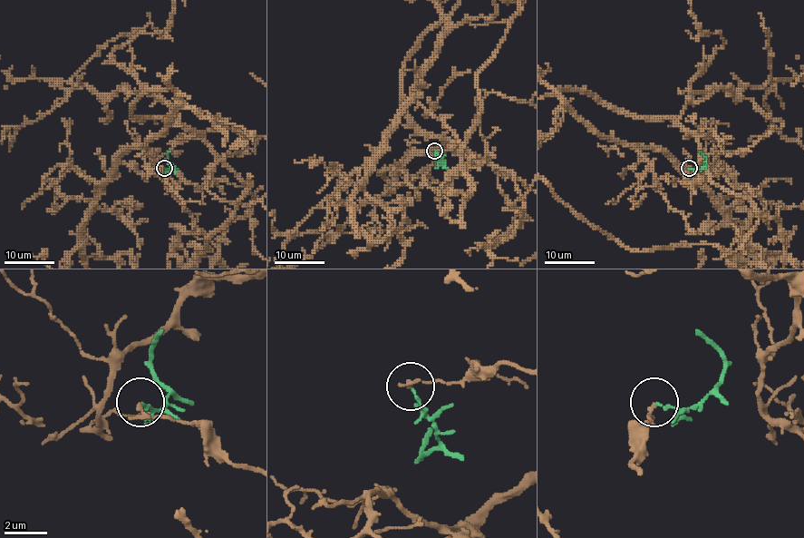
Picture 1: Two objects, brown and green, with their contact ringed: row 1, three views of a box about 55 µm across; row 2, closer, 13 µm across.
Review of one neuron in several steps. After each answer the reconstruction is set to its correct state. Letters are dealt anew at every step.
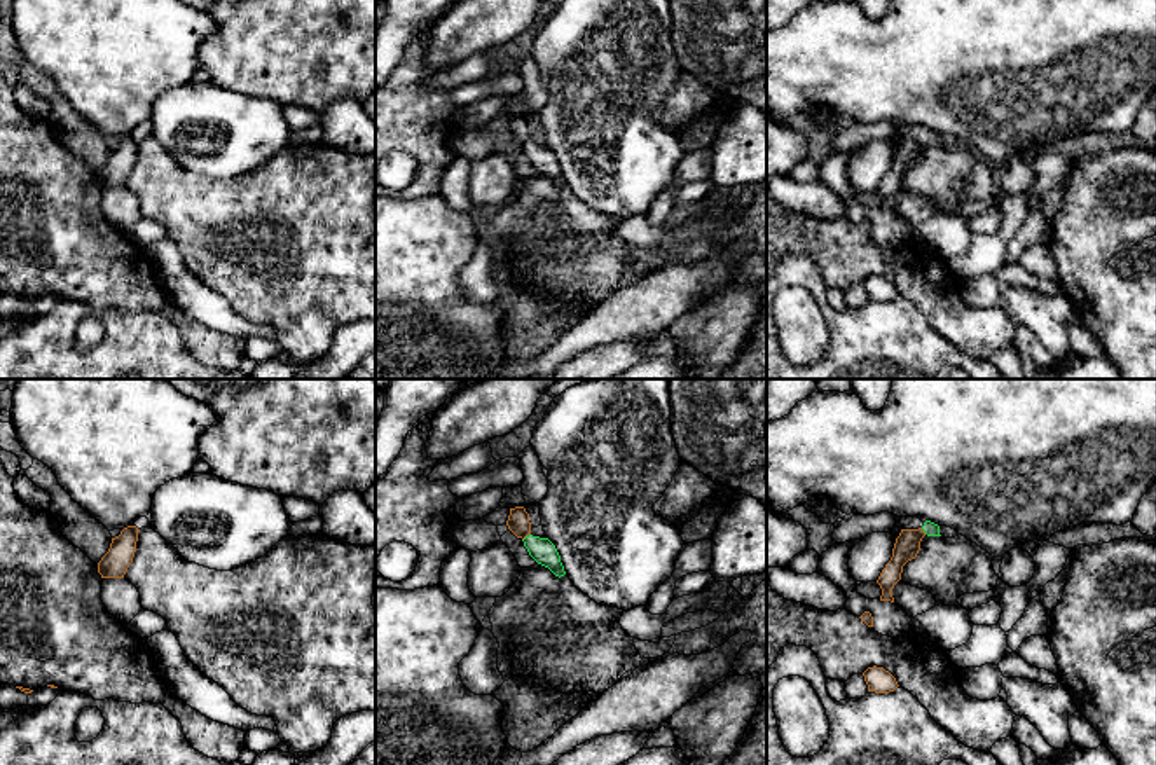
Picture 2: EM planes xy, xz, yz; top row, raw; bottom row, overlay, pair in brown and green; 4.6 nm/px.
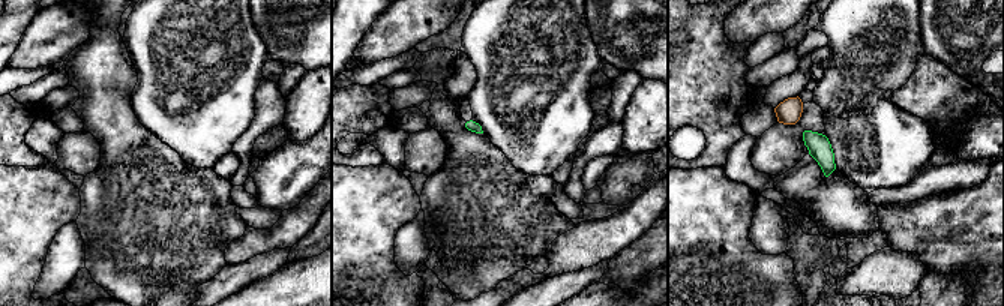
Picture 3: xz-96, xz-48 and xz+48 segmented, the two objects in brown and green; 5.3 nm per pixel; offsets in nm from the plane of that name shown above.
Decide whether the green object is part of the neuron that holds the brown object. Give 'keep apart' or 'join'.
keep apart

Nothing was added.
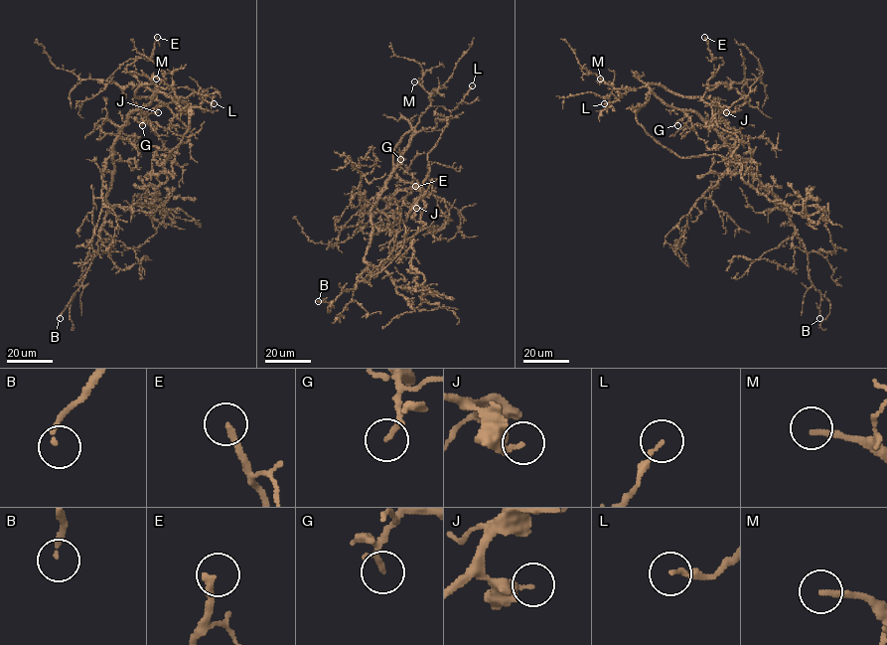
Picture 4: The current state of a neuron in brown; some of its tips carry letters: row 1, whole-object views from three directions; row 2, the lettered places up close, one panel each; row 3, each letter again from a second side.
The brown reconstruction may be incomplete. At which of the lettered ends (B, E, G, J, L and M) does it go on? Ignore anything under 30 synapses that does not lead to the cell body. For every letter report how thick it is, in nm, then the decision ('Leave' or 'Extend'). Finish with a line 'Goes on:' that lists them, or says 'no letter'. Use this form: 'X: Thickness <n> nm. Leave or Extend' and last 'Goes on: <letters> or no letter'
B: Thickness 140 nm. Extend
E: Thickness 240 nm. Leave
G: Thickness 140 nm. Leave
J: Thickness 240 nm. Leave
L: Thickness 120 nm. Leave
M: Thickness 200 nm. Extend
Goes on: B, M

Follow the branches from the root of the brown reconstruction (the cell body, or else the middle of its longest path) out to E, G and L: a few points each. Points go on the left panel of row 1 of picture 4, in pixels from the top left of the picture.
E: (137, 110), (150, 101), (156, 86), (141, 84), (137, 97), (156, 95), (126, 67), (149, 59), (157, 37)
G: (137, 110), (142, 118), (142, 125)
L: (137, 110), (149, 102), (158, 86), (187, 87), (214, 103)

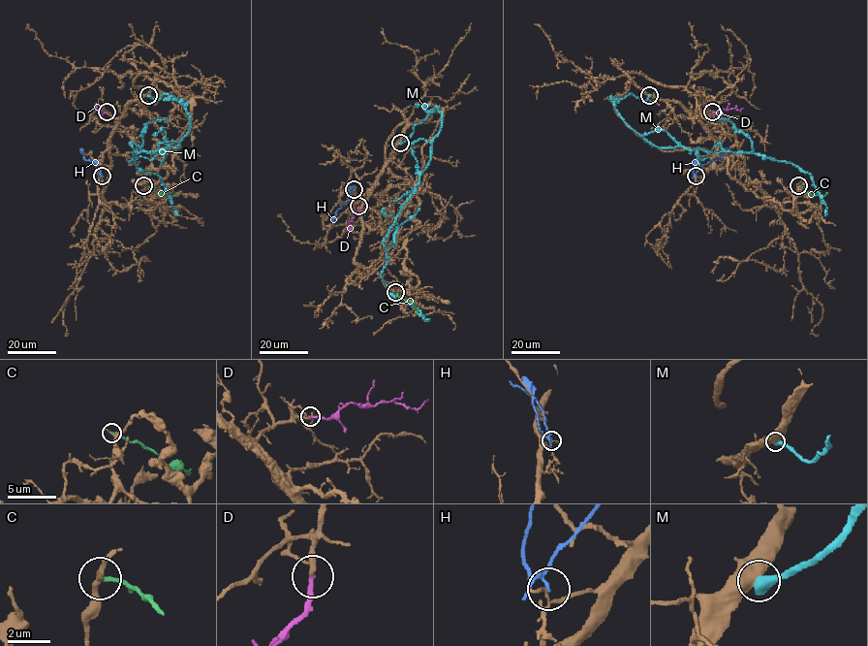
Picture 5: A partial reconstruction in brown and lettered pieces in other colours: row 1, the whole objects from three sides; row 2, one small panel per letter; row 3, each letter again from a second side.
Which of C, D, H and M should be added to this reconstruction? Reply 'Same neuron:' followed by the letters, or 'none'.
Same neuron: D

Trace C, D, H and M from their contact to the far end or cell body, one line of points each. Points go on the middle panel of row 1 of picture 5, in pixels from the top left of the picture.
C: (395, 292), (411, 301), (416, 312), (428, 320)
D: (358, 206), (349, 224), (349, 236)
H: (354, 189), (337, 209), (333, 223)
M: (400, 143), (433, 109), (441, 113), (429, 163), (384, 240), (387, 264), (381, 278), (398, 300), (427, 319)

